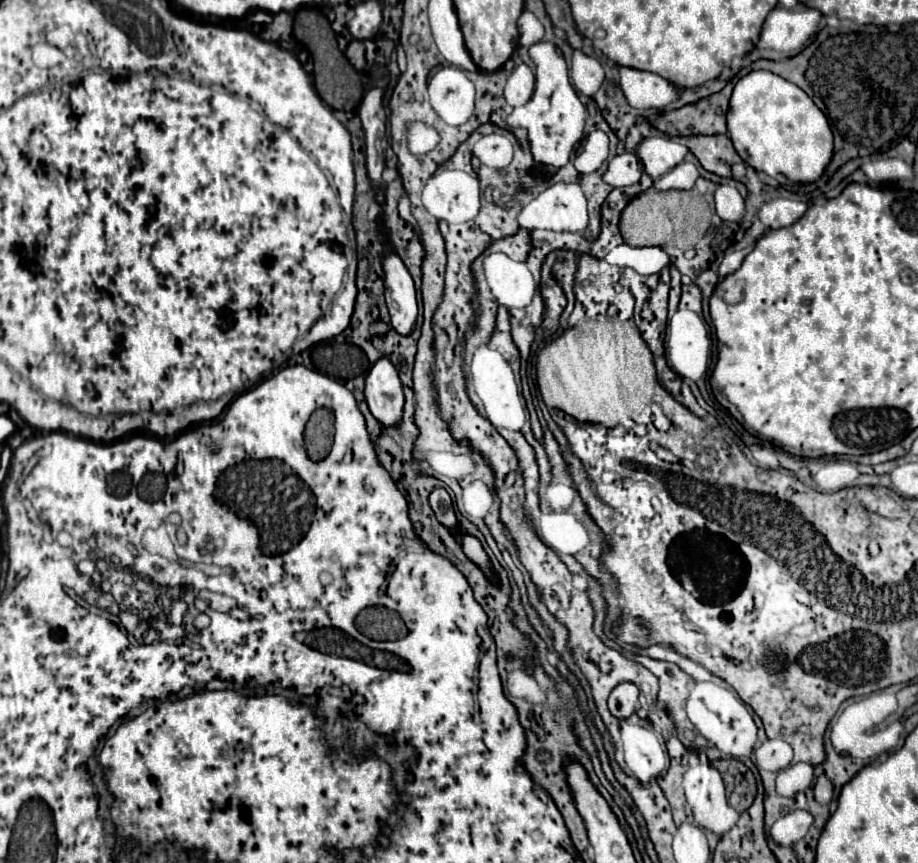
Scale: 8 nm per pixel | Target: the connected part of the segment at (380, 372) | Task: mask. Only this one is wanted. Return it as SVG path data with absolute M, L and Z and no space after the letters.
M380 359L366 377L366 403L382 425L398 425L404 413L404 393L390 359Z

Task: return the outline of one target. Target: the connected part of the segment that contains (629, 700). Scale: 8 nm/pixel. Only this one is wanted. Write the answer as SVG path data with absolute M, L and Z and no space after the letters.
M618 683L610 697L608 697L608 707L614 717L626 719L636 711L638 705L638 687L634 683Z

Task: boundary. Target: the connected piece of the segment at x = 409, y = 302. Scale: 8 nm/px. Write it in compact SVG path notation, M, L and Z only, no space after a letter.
M398 255L384 257L386 271L386 305L390 311L392 327L400 335L410 335L418 319L418 299L412 275Z

